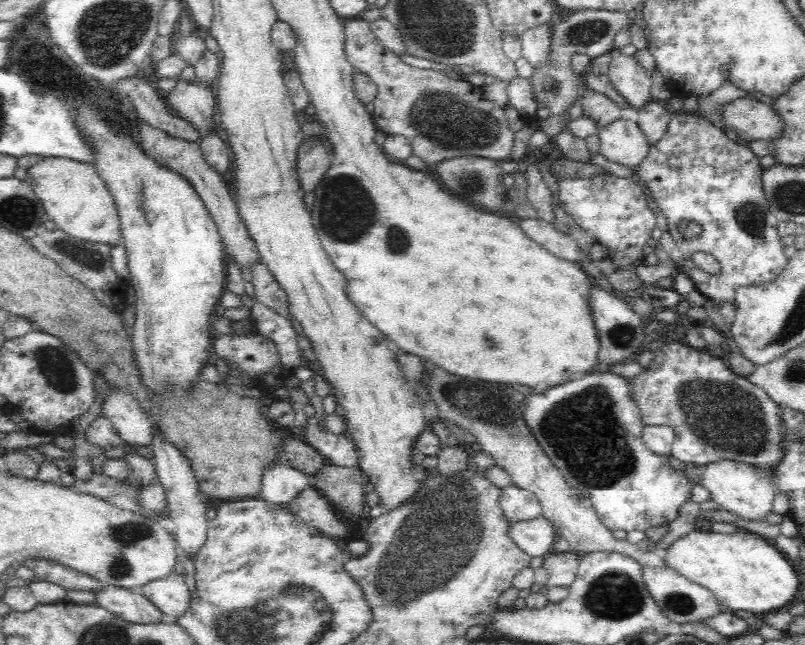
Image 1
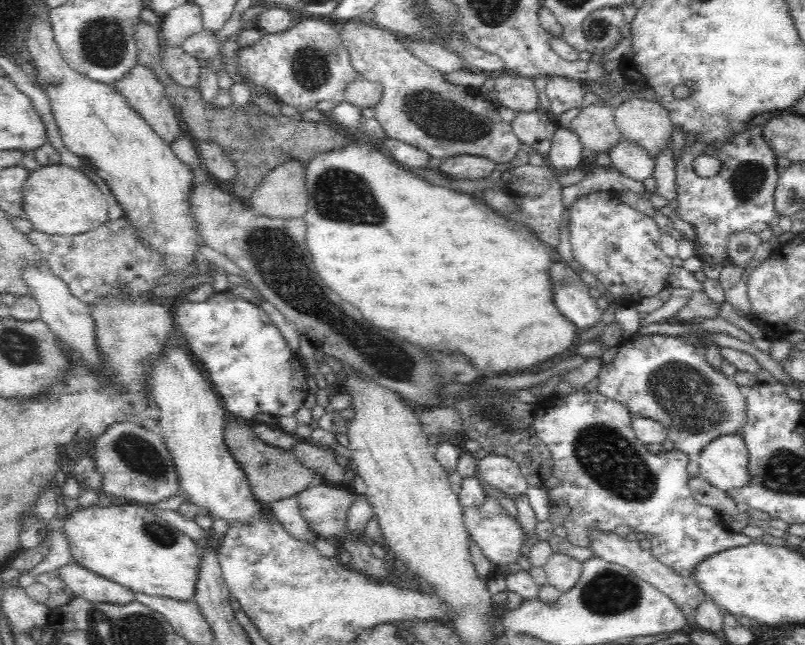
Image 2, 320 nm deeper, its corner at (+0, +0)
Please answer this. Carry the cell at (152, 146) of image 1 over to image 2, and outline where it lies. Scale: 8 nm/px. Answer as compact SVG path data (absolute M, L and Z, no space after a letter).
M134 62L134 66L112 85L127 100L130 108L133 108L154 129L156 135L168 144L177 137L180 130L178 113L173 103L167 98L162 83L151 68Z

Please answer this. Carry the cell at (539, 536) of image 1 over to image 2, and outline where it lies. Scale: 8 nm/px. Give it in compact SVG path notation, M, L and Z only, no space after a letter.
M491 492L485 497L482 506L463 508L463 519L469 539L478 545L478 549L482 551L486 561L490 561L490 565L498 567L509 562L516 562L518 550L522 544L522 527L518 525L518 521L508 517L506 511L500 507L498 499Z

